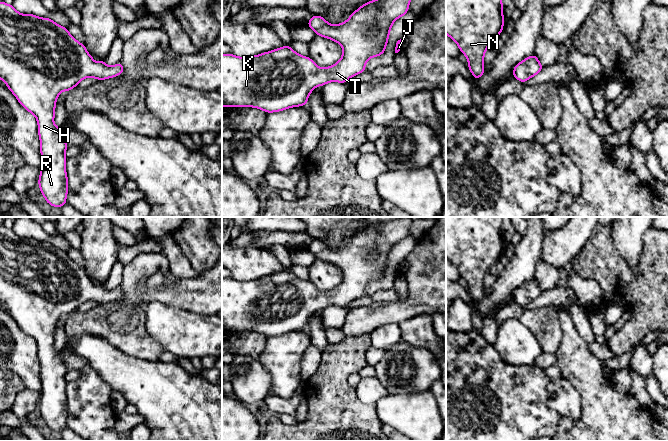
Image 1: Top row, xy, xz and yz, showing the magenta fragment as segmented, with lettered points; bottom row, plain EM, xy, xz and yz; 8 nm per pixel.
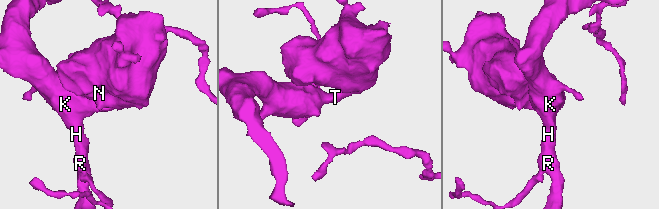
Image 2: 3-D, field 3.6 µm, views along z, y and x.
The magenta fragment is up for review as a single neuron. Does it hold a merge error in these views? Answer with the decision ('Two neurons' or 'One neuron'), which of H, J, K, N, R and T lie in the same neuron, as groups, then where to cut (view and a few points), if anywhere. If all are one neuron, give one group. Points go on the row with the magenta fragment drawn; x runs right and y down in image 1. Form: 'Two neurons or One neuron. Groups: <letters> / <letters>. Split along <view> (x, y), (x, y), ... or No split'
One neuron. Groups: H J K N R T. No split

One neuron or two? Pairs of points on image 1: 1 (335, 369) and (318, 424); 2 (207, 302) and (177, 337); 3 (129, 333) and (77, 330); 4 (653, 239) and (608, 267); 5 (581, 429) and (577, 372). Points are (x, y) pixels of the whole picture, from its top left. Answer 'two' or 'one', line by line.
1: one
2: two
3: one
4: one
5: one

